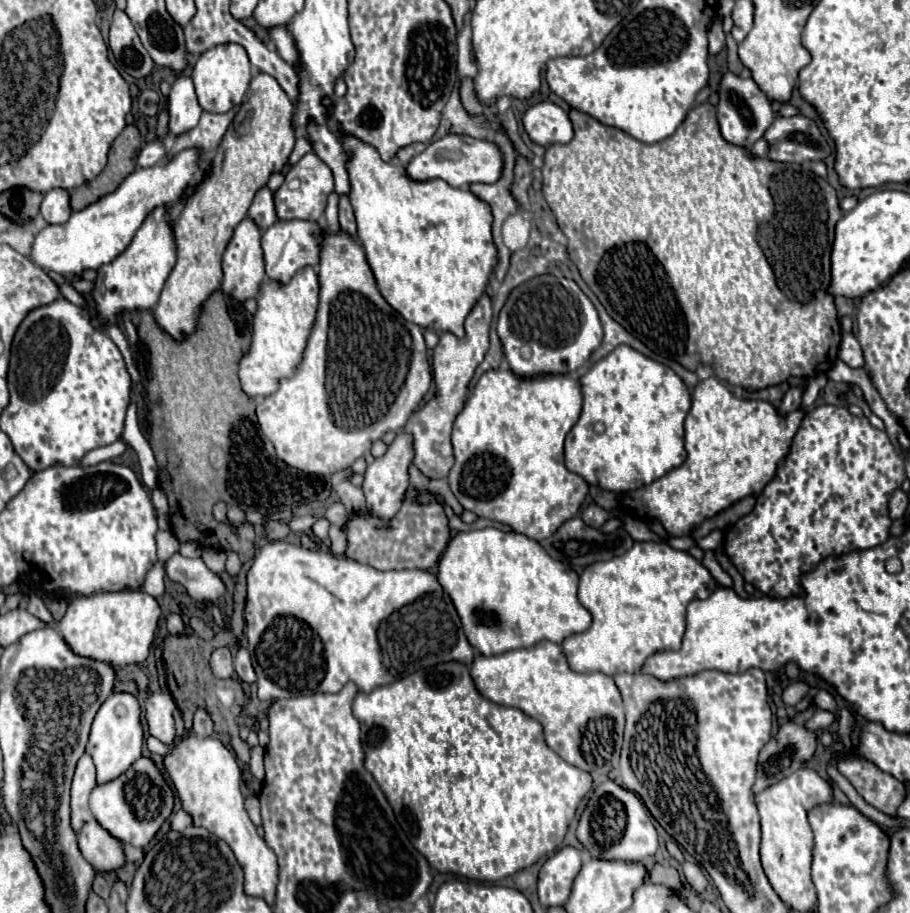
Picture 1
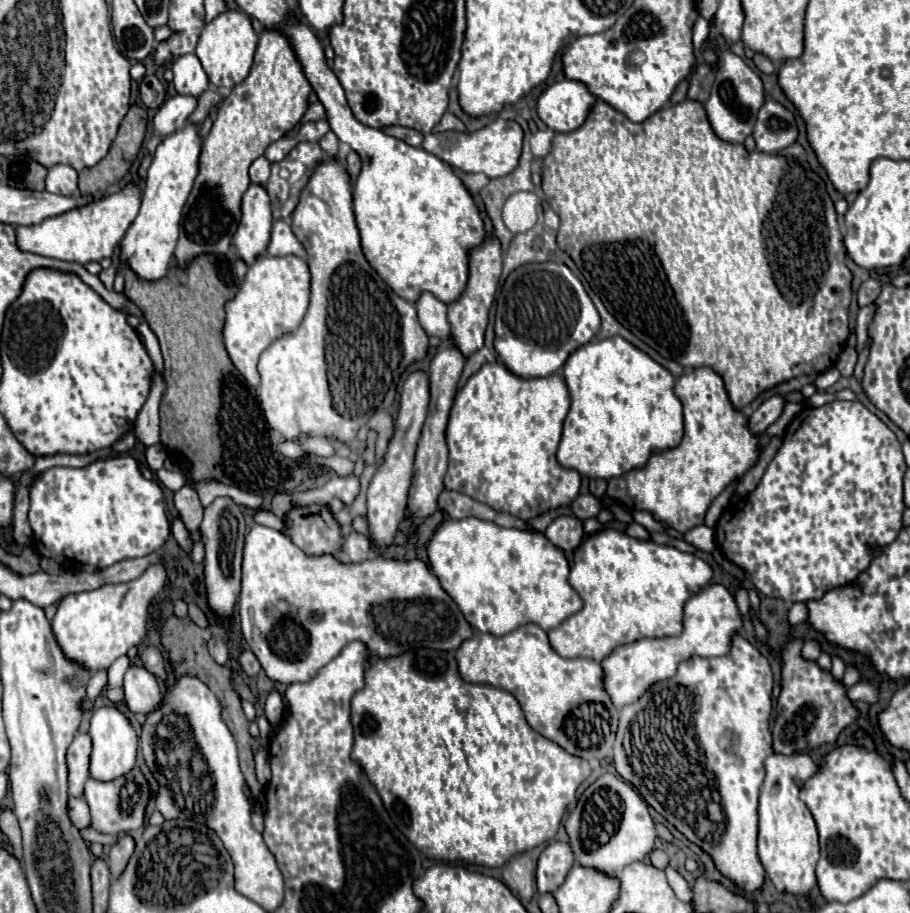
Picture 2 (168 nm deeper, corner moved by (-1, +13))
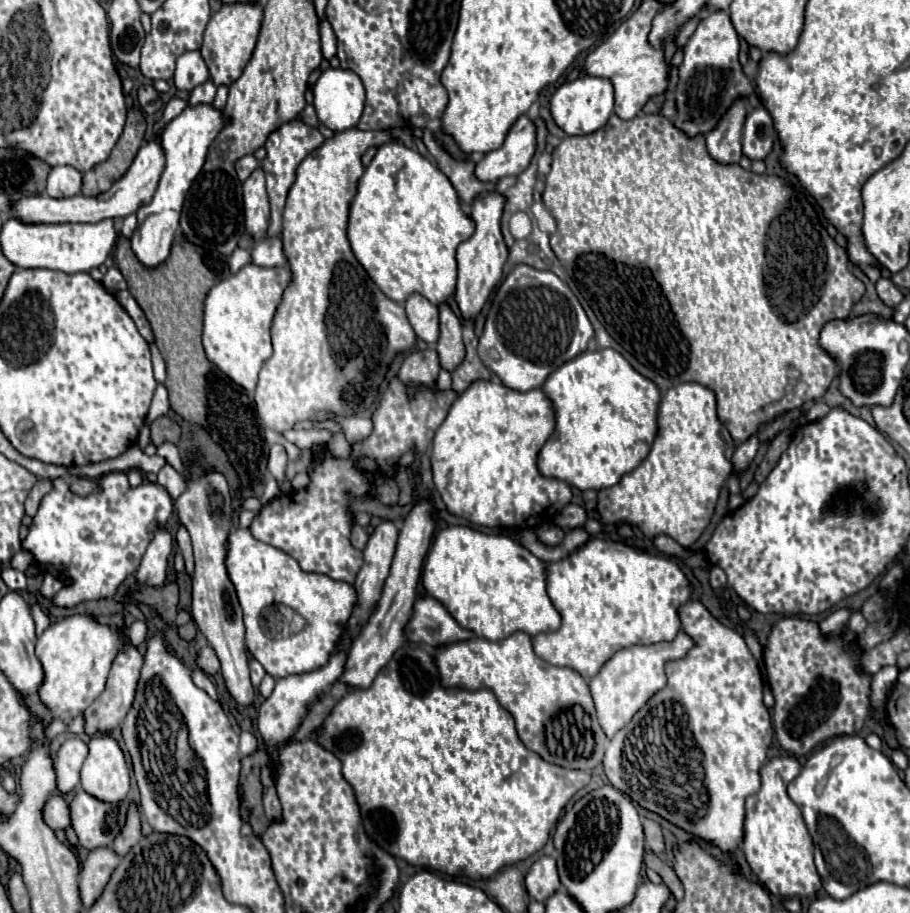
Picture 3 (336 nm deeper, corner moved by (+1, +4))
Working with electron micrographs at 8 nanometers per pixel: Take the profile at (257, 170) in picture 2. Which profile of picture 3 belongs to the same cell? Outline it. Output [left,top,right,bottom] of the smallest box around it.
[236,154,260,182]

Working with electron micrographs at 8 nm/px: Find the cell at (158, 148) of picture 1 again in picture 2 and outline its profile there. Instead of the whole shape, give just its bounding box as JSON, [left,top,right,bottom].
[154,95,196,137]

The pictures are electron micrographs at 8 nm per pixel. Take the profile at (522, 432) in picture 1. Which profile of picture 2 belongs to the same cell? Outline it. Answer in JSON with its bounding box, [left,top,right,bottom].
[444,361,580,521]

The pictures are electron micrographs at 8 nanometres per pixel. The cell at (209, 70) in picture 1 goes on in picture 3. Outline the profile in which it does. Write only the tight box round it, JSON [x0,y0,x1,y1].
[200,2,264,86]

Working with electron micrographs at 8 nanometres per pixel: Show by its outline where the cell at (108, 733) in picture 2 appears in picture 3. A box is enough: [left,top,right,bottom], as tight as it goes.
[80,736,130,802]

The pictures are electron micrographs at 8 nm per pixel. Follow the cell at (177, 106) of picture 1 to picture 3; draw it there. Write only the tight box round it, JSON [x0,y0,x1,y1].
[174,50,210,90]

